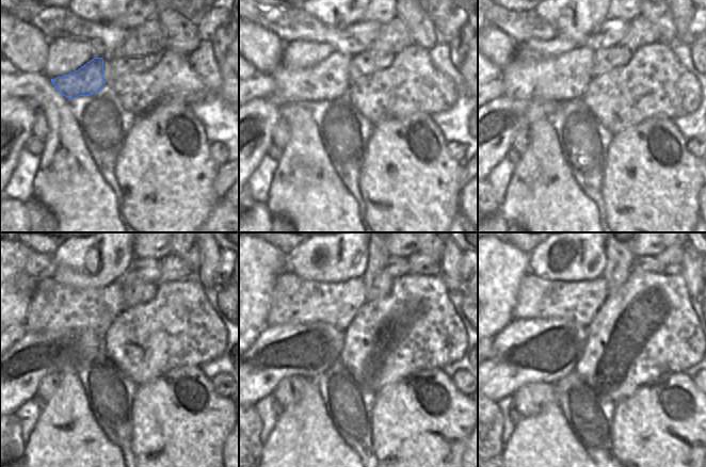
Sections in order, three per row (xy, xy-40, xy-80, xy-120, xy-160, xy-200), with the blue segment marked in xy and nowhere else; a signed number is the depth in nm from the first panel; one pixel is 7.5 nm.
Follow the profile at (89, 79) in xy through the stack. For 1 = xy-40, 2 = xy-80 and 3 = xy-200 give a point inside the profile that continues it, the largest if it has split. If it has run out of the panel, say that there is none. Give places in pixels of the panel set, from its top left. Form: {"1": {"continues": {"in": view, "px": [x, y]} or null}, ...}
{"1": {"continues": {"in": "xy-40", "px": [327, 80]}}, "2": {"continues": {"in": "xy-80", "px": [527, 77]}}, "3": {"continues": {"in": "xy-200", "px": [578, 302]}}}

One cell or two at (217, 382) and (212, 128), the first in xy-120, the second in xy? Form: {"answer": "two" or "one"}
{"answer": "two"}

